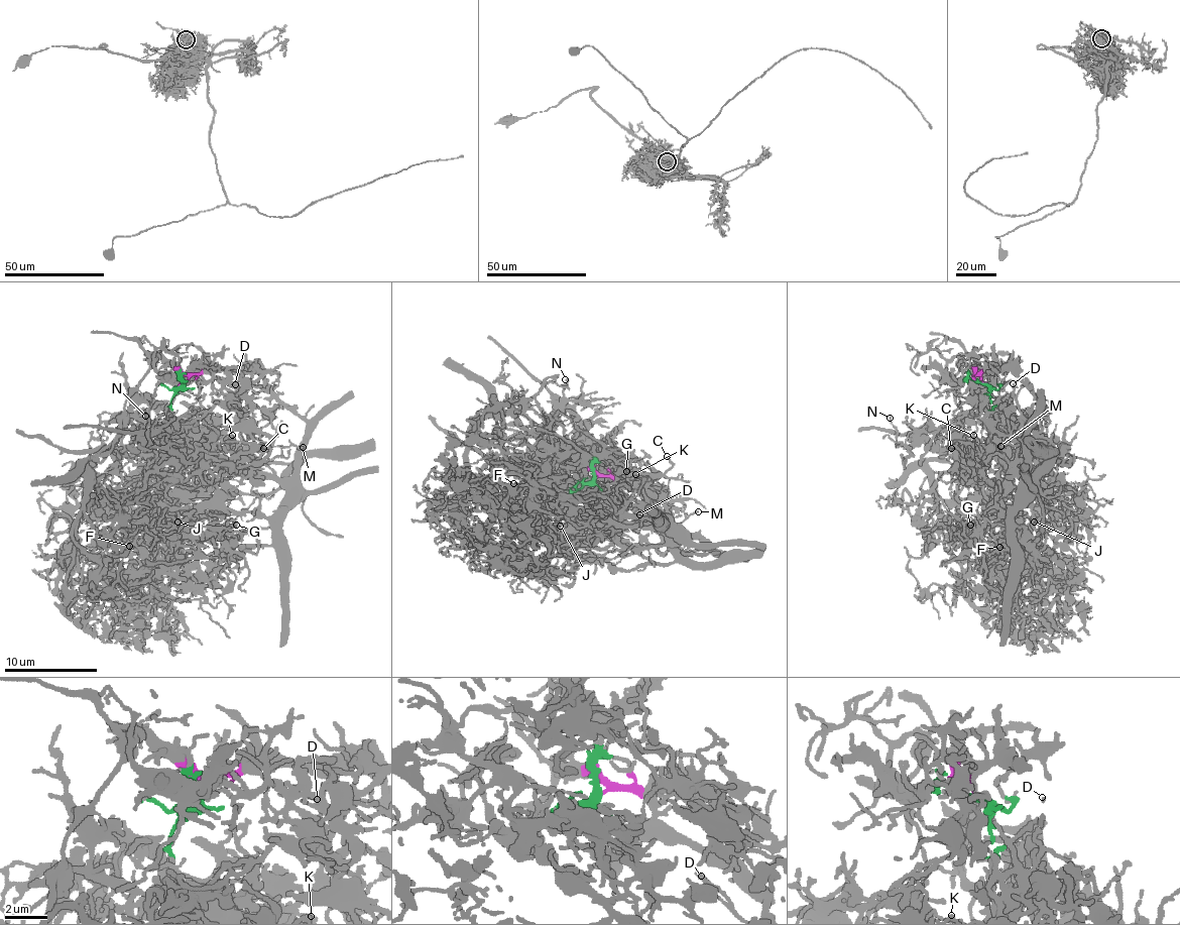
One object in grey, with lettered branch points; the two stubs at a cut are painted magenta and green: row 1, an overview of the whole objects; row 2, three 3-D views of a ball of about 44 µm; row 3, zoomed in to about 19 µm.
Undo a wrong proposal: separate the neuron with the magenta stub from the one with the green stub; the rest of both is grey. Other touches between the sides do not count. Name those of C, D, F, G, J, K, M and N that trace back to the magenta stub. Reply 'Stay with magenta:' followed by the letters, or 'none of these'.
Stay with magenta: M

